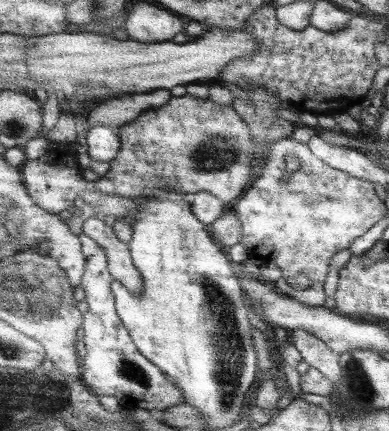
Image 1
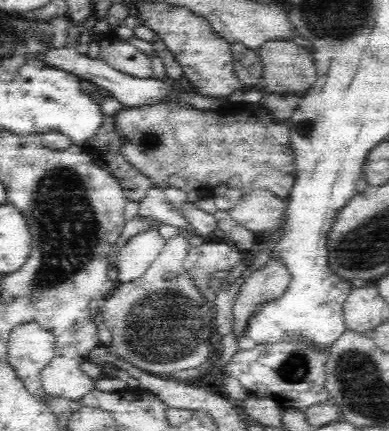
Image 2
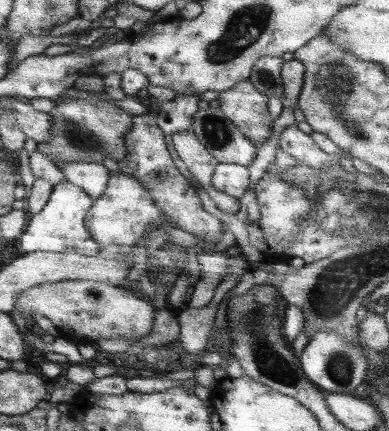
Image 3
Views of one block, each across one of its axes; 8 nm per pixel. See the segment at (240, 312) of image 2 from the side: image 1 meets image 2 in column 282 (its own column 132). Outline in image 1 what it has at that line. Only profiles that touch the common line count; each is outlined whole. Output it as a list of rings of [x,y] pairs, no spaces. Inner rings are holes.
[[[89,214],[89,216],[85,216],[83,234],[97,240],[105,248],[105,252],[111,256],[109,258],[111,276],[117,282],[121,282],[127,290],[131,290],[131,294],[139,296],[143,290],[143,278],[131,260],[129,246],[115,236],[113,226],[107,226],[101,216],[95,218],[93,214]]]

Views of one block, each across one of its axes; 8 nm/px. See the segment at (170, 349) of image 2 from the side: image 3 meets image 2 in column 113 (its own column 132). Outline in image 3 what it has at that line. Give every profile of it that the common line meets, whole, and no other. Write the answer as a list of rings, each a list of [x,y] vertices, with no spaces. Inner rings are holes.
[[[67,280],[67,282],[55,282],[55,284],[41,284],[41,286],[37,286],[37,288],[29,288],[27,292],[23,292],[21,296],[19,296],[19,300],[17,300],[17,308],[19,310],[23,310],[23,312],[29,312],[29,314],[43,314],[43,316],[47,316],[47,318],[51,318],[53,322],[55,322],[55,326],[59,326],[61,328],[61,332],[63,332],[63,336],[65,338],[71,338],[71,342],[75,342],[75,344],[93,344],[95,340],[99,340],[99,338],[133,338],[133,342],[129,342],[129,344],[135,344],[135,342],[139,342],[141,340],[141,336],[145,336],[145,334],[151,334],[153,332],[153,328],[155,328],[155,316],[157,316],[157,308],[153,308],[145,298],[139,298],[139,294],[137,292],[129,292],[129,290],[125,290],[123,286],[111,286],[111,284],[105,284],[105,282],[91,282],[91,280]]]

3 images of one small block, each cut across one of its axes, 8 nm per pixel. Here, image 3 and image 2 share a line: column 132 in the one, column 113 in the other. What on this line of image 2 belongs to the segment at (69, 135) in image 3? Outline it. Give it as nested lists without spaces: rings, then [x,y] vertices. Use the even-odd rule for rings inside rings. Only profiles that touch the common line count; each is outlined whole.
[[[142,104],[142,106],[124,106],[112,118],[112,128],[120,136],[120,156],[140,172],[154,188],[178,188],[182,192],[200,192],[204,188],[216,188],[228,184],[232,190],[270,190],[280,200],[290,200],[296,184],[296,160],[290,146],[290,122],[280,122],[276,118],[264,116],[258,118],[248,110],[242,110],[236,116],[224,116],[218,112],[202,112],[180,104]]]

